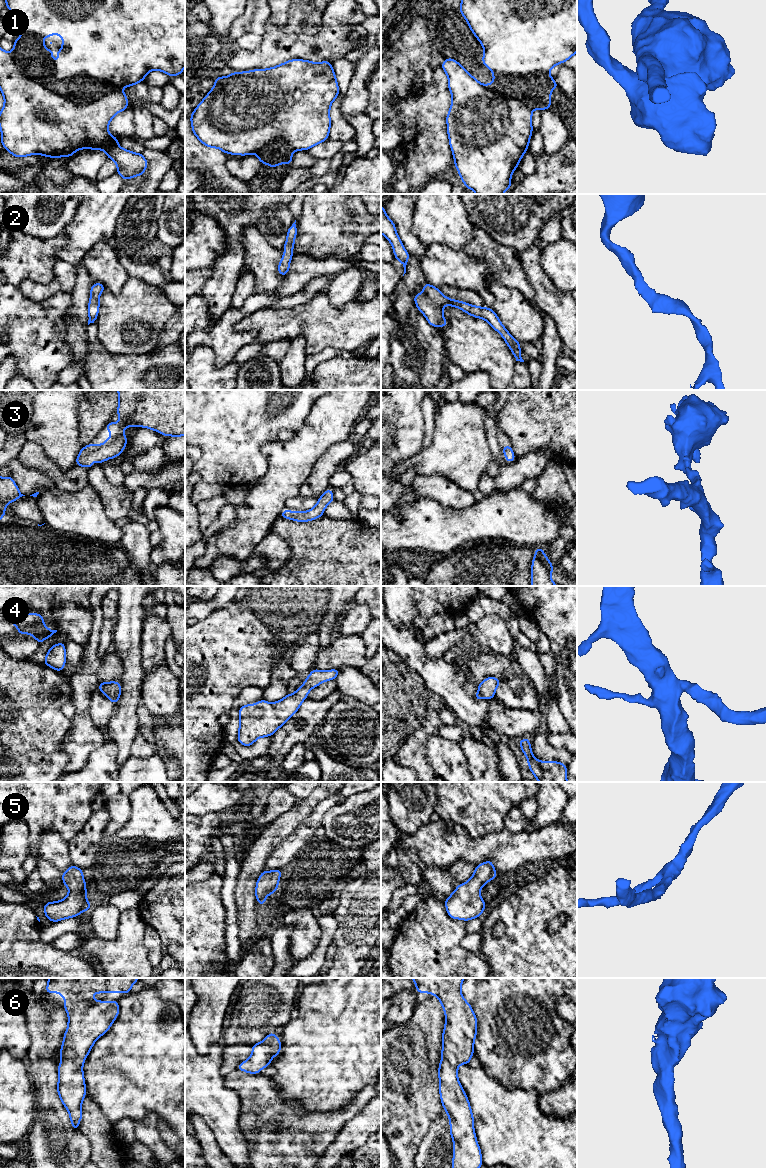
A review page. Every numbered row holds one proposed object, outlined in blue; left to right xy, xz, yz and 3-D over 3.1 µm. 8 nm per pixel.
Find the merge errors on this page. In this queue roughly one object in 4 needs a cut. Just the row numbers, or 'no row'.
1

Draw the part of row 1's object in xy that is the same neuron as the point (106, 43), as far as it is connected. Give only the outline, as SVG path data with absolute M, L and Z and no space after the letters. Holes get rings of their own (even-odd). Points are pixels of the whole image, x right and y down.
M5 0L5 2L6 7L11 11L22 30L22 34L13 41L14 48L10 52L19 69L37 83L46 86L51 91L62 95L76 104L84 105L91 103L109 93L113 87L124 88L134 86L144 81L150 71L159 70L171 77L181 75L185 67L185 0ZM57 34L63 40L61 42L62 49L56 52L60 58L54 62L51 57L54 51L48 50L42 40L50 35Z

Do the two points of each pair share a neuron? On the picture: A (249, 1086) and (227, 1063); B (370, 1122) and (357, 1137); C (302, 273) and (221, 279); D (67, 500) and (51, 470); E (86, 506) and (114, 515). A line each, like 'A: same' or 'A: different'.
A: different
B: same
C: different
D: different
E: different

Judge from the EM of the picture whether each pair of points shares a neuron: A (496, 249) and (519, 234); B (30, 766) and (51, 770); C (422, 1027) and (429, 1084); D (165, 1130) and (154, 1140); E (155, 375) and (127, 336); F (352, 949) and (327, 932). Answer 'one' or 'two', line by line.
A: two
B: one
C: one
D: two
E: two
F: two

